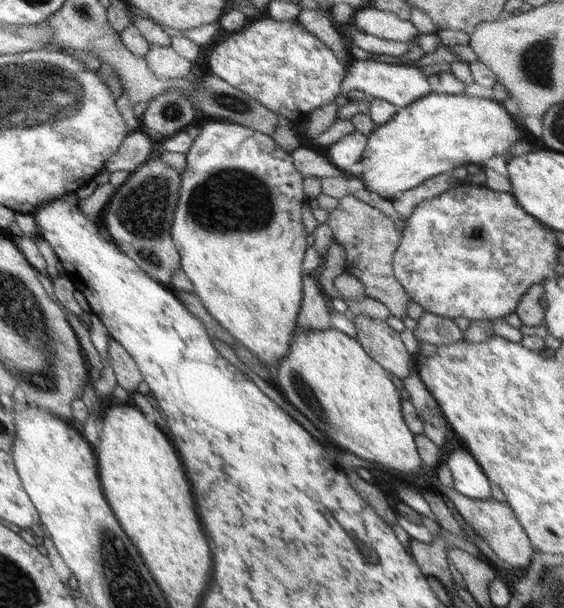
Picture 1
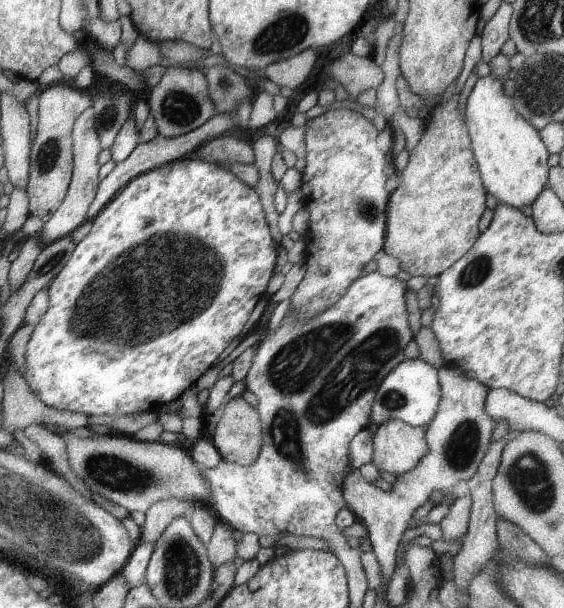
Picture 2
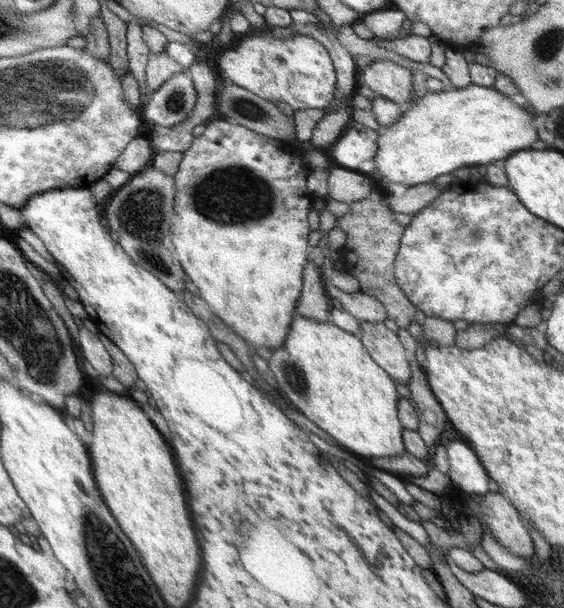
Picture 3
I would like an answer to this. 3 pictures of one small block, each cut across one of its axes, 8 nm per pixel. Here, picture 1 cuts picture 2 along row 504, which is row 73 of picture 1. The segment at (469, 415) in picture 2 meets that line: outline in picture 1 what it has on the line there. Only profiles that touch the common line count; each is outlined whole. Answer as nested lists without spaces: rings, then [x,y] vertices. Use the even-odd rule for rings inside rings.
[[[353,59],[344,73],[345,76],[341,82],[341,95],[344,97],[349,90],[361,90],[369,98],[385,100],[393,107],[403,108],[429,93],[427,75],[419,68],[408,64],[390,65],[383,62]]]

